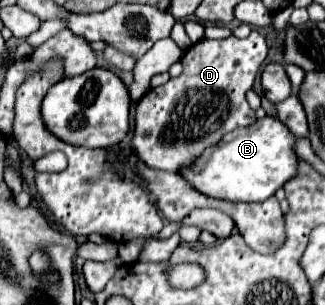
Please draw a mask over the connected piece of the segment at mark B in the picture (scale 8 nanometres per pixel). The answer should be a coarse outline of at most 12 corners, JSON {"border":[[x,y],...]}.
{"border":[[278,117],[240,127],[180,175],[208,197],[266,201],[296,175]]}

